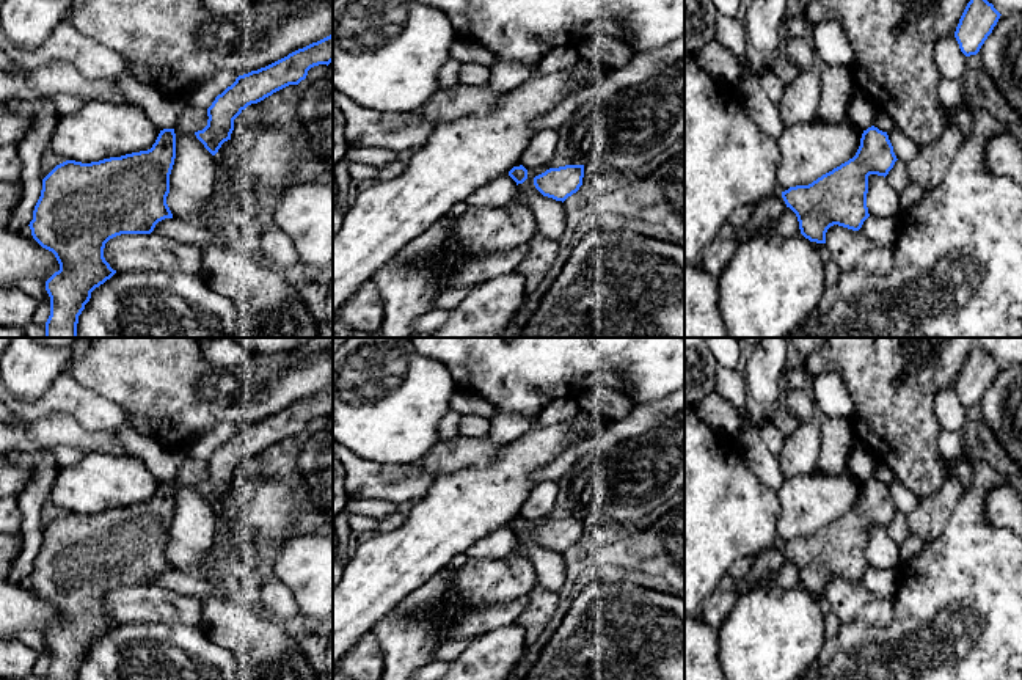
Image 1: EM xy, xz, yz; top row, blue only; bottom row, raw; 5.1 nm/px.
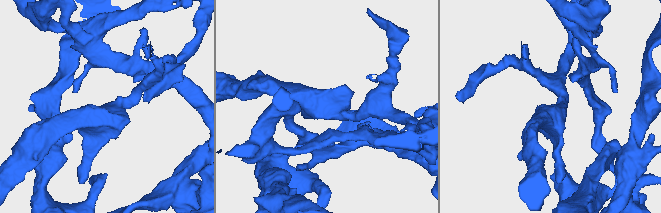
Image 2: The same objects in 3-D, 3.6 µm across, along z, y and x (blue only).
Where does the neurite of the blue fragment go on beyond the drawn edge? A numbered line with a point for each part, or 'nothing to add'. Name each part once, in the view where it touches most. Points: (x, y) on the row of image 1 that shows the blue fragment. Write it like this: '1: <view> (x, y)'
nothing to add

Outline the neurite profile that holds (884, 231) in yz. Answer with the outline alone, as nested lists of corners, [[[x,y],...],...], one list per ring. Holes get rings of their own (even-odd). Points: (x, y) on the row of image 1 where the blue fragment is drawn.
[[[868,217],[860,231],[863,236],[881,247],[890,247],[896,243],[900,234],[898,217]]]

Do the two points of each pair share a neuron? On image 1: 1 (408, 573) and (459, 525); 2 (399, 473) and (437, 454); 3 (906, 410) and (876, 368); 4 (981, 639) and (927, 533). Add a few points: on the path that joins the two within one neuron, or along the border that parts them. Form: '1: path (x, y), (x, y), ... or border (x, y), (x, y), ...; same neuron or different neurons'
1: path (421, 561), (446, 537); same neuron
2: border (418, 464), (419, 473); different neurons
3: path (895, 399), (887, 379); same neuron
4: border (952, 511), (945, 528), (936, 537), (925, 542); different neurons

